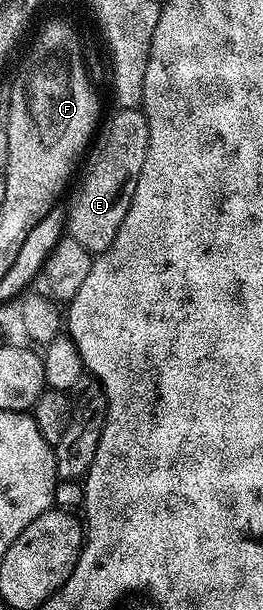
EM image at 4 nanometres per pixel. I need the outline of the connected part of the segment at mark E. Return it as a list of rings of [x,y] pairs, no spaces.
[[[119,108],[114,112],[116,114],[108,122],[106,119],[98,127],[82,159],[81,169],[78,171],[79,183],[76,184],[71,199],[65,202],[66,233],[93,256],[104,254],[109,244],[113,244],[113,236],[117,236],[117,228],[121,228],[125,212],[129,212],[133,188],[137,188],[137,176],[141,176],[145,152],[149,148],[149,124],[142,109]]]

